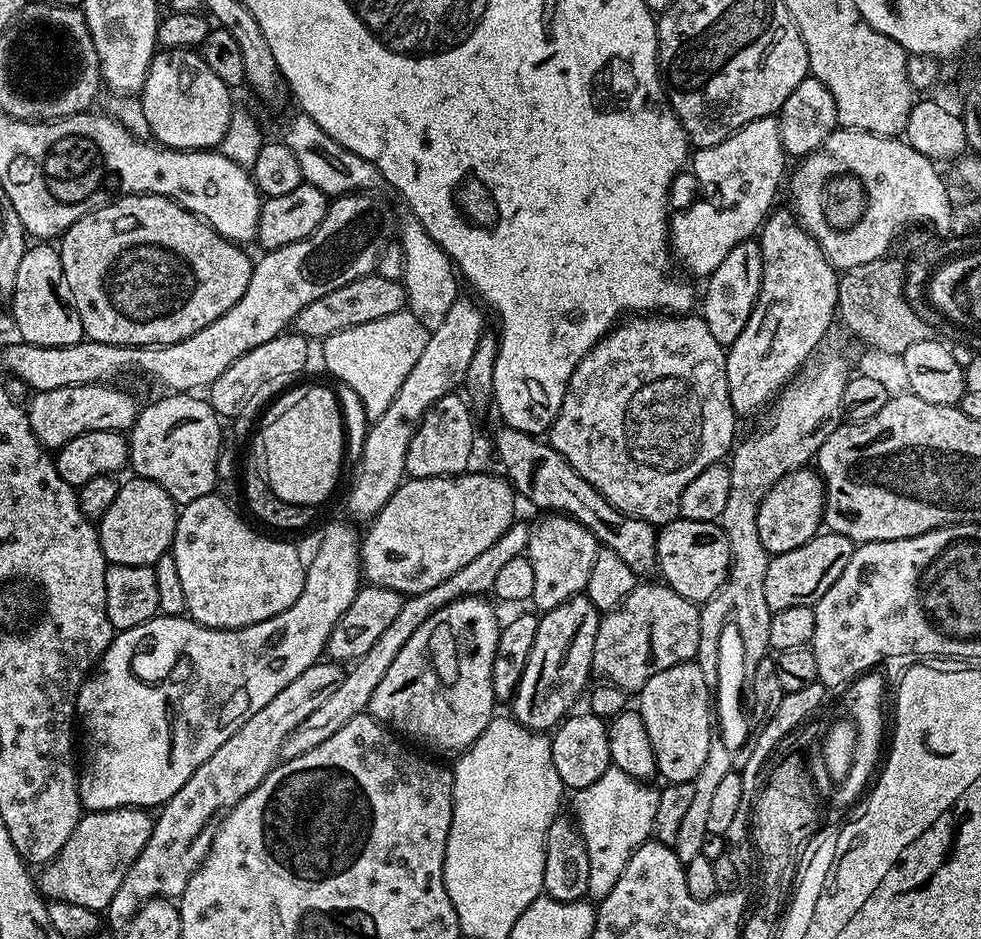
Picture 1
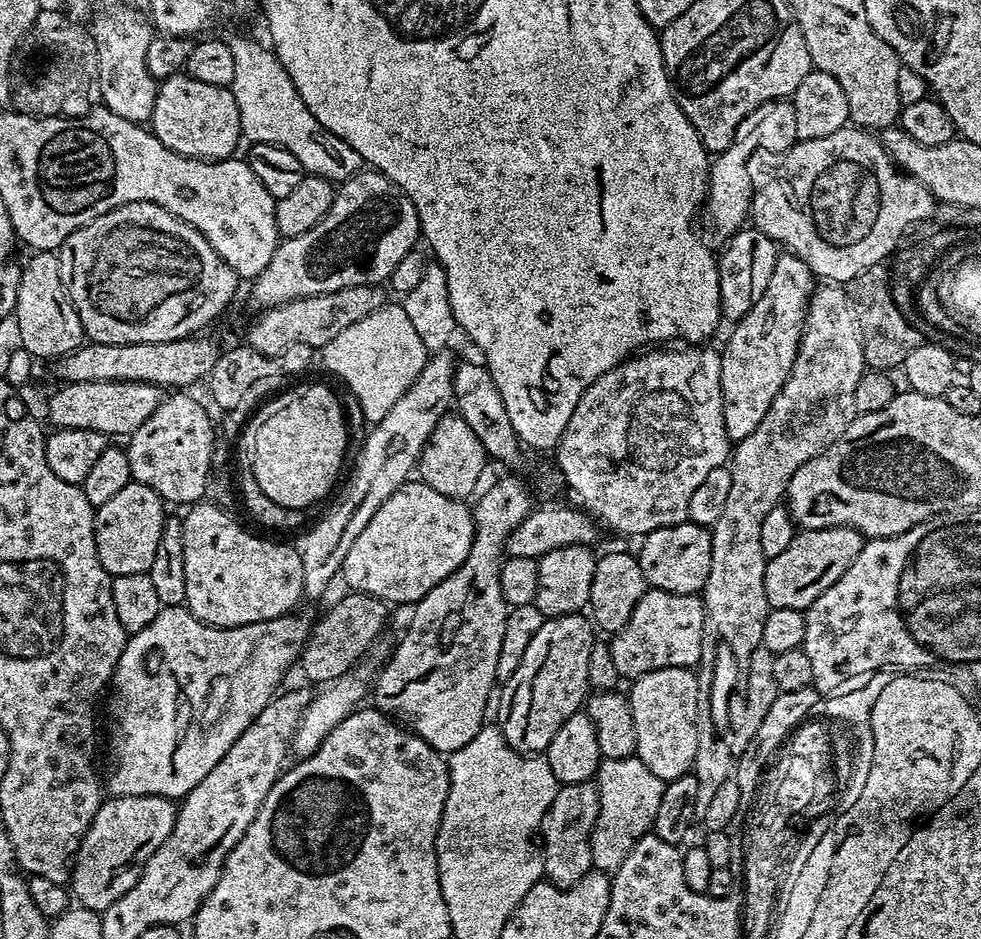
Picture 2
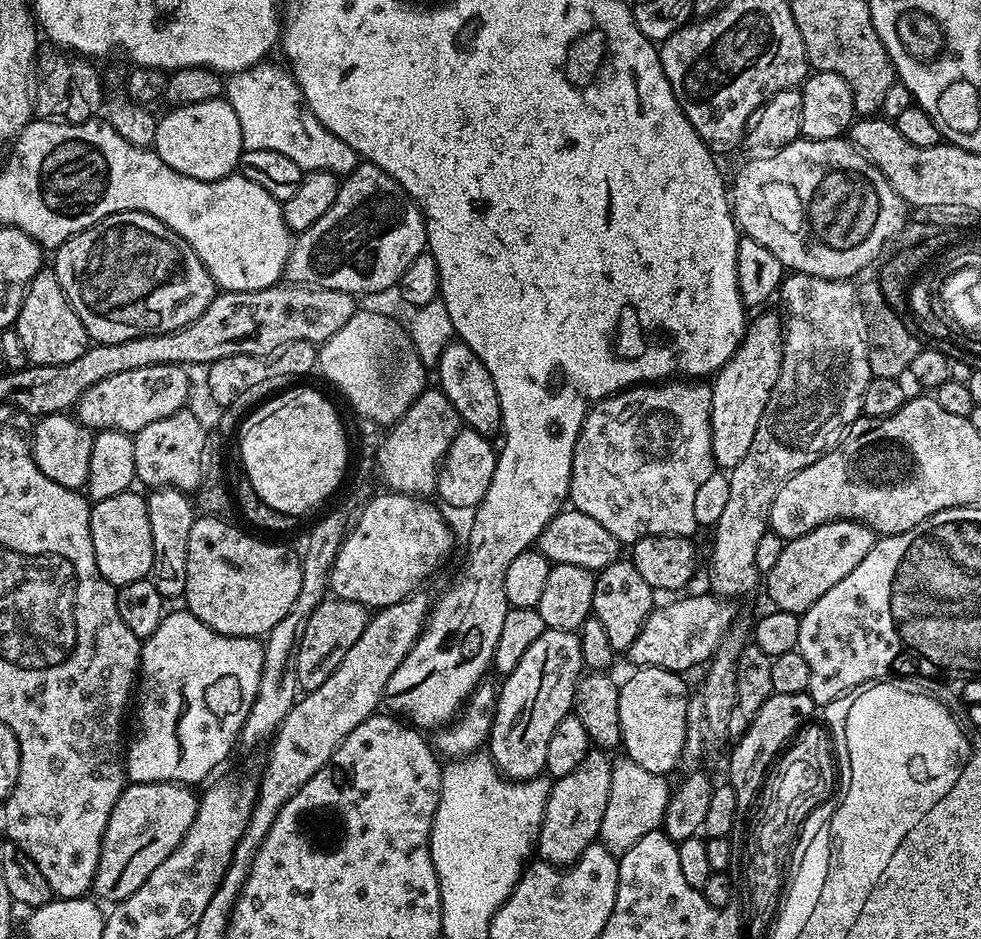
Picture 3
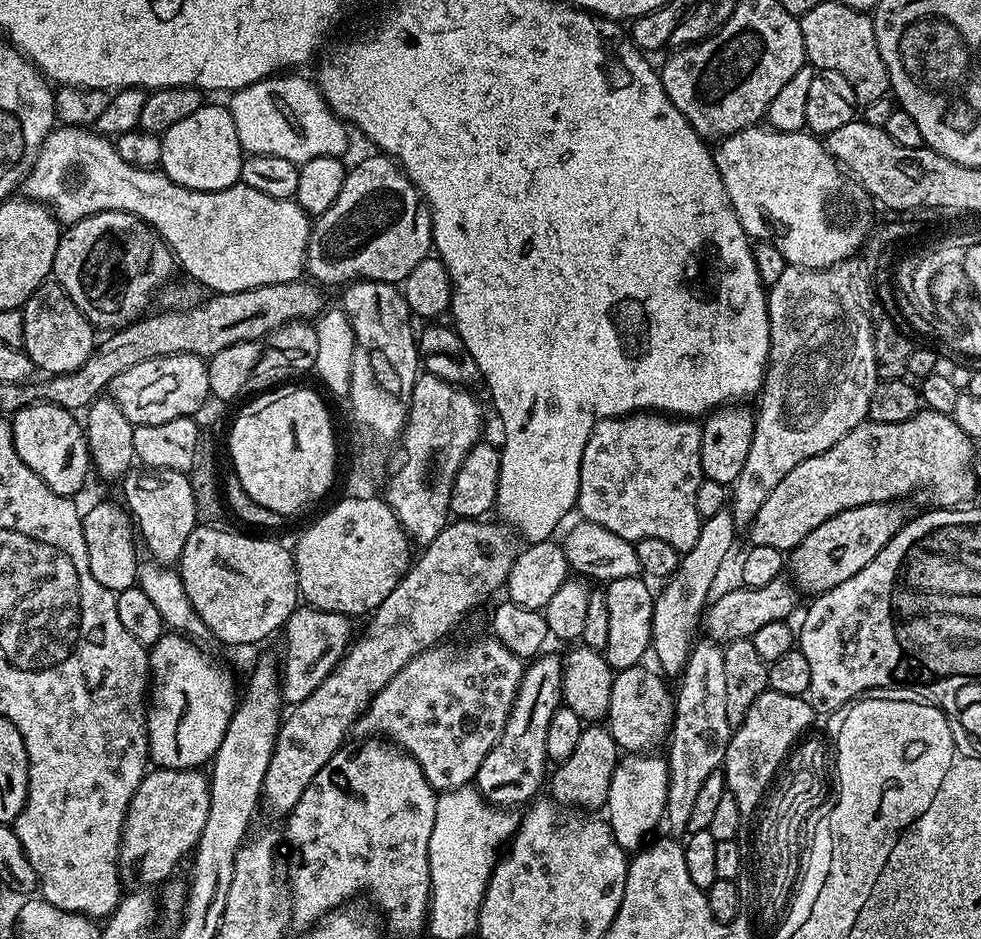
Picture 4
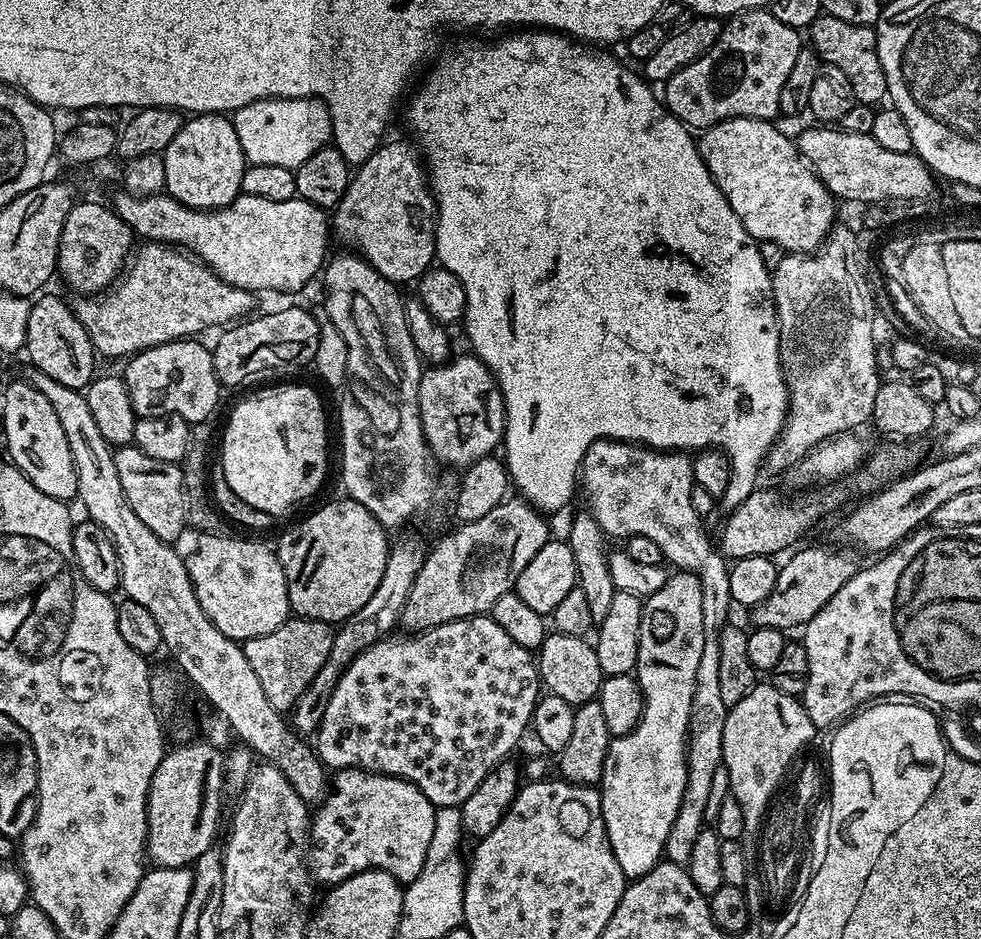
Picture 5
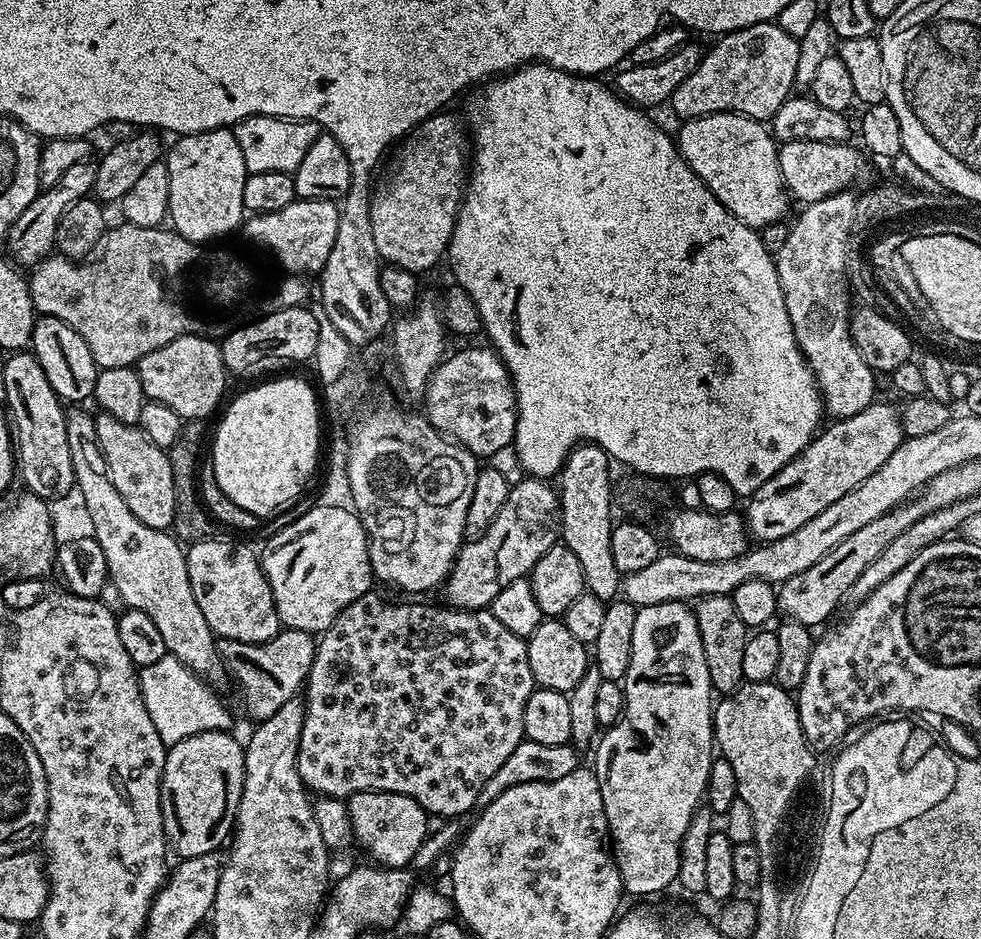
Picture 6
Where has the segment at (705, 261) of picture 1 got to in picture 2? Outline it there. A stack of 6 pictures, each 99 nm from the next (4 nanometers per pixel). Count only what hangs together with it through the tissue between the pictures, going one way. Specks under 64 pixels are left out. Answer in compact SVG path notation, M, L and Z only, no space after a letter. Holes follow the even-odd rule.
M785 98L775 101L764 114L765 116L748 133L745 131L743 134L737 135L733 139L732 145L711 161L708 174L706 216L708 212L709 222L721 232L721 237L727 238L732 233L740 231L749 219L754 183L752 184L752 172L748 169L748 159L758 155L759 152L783 154L797 143L798 125L794 119L794 106L791 99Z

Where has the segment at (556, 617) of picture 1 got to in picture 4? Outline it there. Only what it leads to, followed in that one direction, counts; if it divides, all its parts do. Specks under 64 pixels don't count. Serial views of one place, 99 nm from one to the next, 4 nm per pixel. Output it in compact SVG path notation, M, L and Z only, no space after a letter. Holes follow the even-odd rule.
M548 655L535 657L525 667L503 734L479 766L475 787L486 801L496 807L509 809L518 807L516 805L522 802L529 803L538 794L536 792L543 780L545 783L548 766L546 731L550 726L550 718L562 704L560 690L563 668L563 661L558 656Z

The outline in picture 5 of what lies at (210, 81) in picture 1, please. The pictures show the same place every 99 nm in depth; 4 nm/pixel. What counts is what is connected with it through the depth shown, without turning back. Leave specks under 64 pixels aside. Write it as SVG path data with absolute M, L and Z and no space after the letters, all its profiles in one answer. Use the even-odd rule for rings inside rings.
M196 114L185 119L182 130L174 134L174 142L166 146L162 153L166 166L166 182L164 187L167 195L173 196L179 204L188 208L225 208L230 202L234 202L241 195L242 174L246 167L246 161L242 154L242 146L238 146L238 134L234 134L234 126L231 119L224 114Z

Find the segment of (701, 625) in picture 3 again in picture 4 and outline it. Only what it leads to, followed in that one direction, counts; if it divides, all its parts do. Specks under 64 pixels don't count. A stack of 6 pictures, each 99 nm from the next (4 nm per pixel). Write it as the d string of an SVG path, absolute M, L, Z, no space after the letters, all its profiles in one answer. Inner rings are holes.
M784 574L774 578L774 582L769 582L767 586L758 586L757 588L735 587L729 592L722 593L720 597L717 595L707 605L702 616L703 631L717 642L747 640L761 626L766 626L769 622L788 620L791 617L792 607L796 604L796 596L798 597L796 585Z

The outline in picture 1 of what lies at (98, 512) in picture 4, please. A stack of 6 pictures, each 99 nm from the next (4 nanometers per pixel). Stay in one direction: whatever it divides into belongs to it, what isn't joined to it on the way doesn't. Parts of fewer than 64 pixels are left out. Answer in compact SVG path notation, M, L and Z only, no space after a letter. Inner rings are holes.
M139 478L131 479L120 484L118 498L114 498L110 510L106 510L104 517L98 521L100 545L102 546L102 554L108 564L147 568L155 566L158 558L169 555L174 542L178 505L175 500L170 498L170 494L166 494L166 490L162 490L162 486L158 486L158 482L150 482Z

